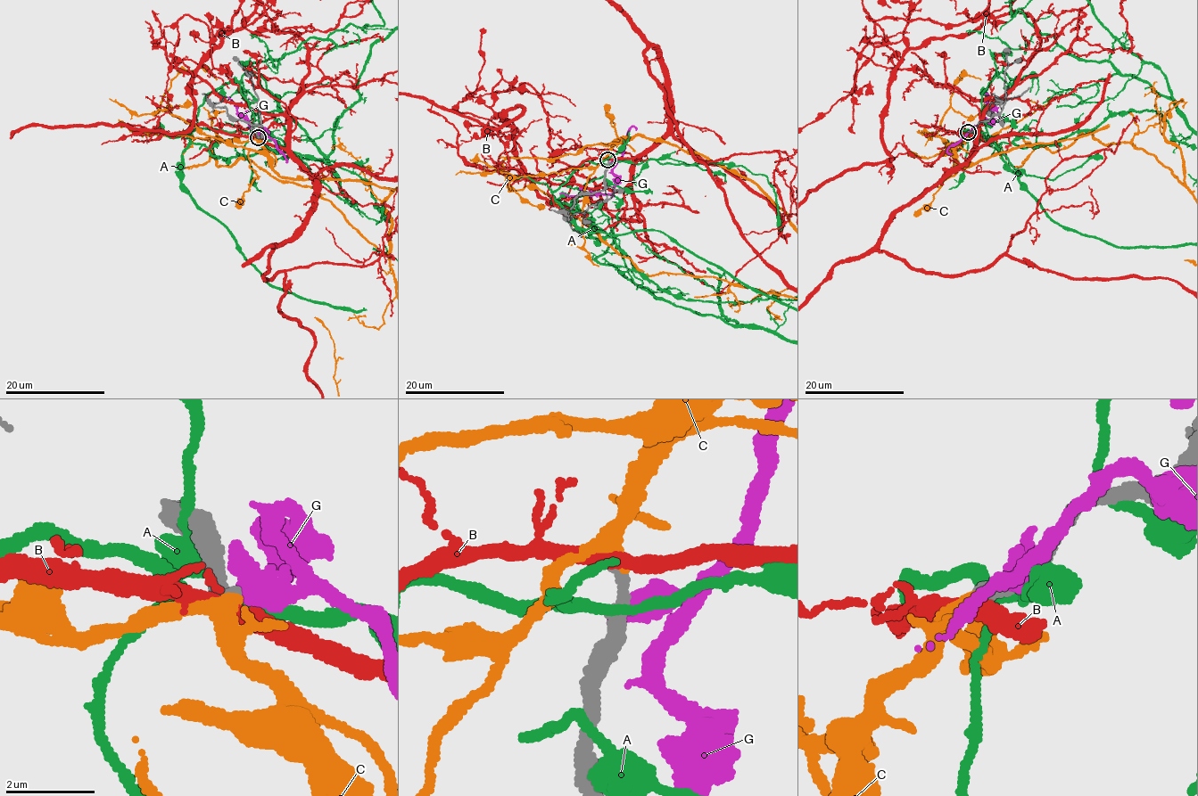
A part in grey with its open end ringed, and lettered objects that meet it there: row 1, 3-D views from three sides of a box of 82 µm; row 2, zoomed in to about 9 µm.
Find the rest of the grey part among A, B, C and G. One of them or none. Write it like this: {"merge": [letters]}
{"merge": ["C"]}

